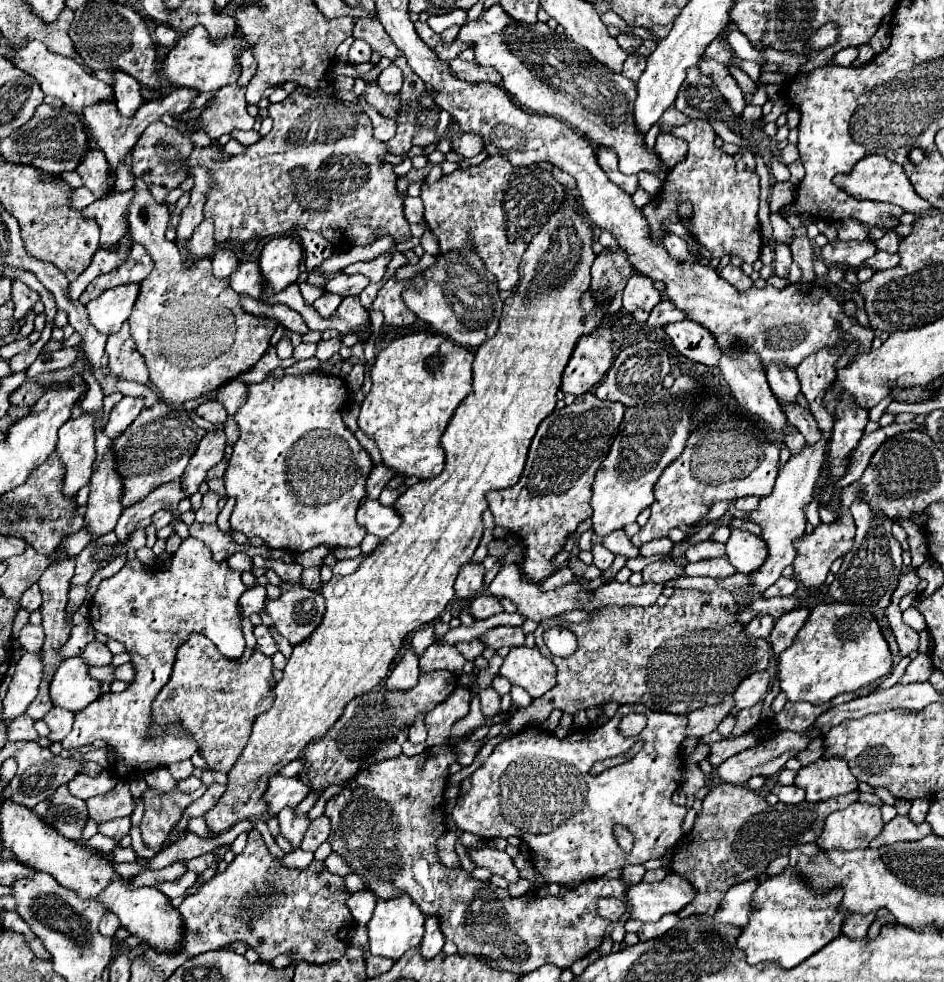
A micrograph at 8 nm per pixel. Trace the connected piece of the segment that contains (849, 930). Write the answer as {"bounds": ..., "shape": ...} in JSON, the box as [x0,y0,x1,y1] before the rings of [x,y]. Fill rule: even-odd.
{"bounds":[843,913,875,939],"shape":[[[867,913],[867,915],[849,915],[847,921],[843,923],[843,933],[853,937],[853,939],[859,939],[859,937],[865,937],[867,935],[867,929],[869,925],[875,921],[875,913]]]}

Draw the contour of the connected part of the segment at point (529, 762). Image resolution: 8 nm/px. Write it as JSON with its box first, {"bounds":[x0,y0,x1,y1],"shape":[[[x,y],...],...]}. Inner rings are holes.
{"bounds":[451,705,687,885],"shape":[[[621,705],[615,717],[611,717],[605,725],[587,725],[579,731],[575,729],[565,739],[559,739],[551,731],[539,729],[537,725],[527,725],[525,731],[519,731],[499,743],[491,757],[471,777],[463,781],[451,817],[459,831],[473,833],[481,839],[507,839],[511,835],[517,835],[519,839],[527,841],[535,855],[532,856],[534,871],[547,883],[567,885],[573,881],[585,881],[589,877],[603,877],[607,871],[617,867],[641,865],[649,859],[659,859],[683,837],[681,823],[687,815],[687,809],[681,805],[673,805],[671,795],[681,783],[683,761],[679,755],[679,747],[685,737],[685,725],[685,715],[649,711],[645,705]],[[629,713],[643,713],[647,717],[647,727],[643,729],[643,735],[621,735],[619,723]],[[637,739],[645,741],[641,753],[637,753],[623,765],[591,775],[591,767],[597,761],[627,753]],[[617,823],[627,827],[635,837],[633,849],[629,853],[625,853],[613,837],[613,825]]]}

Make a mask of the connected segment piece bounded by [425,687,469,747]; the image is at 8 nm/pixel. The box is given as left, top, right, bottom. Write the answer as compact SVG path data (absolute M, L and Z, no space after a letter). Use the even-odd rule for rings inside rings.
M457 687L447 701L437 705L431 713L425 715L425 727L428 735L425 747L434 747L448 743L451 725L469 713L469 689Z

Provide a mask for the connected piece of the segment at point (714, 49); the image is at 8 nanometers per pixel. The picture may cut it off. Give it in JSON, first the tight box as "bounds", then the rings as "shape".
{"bounds":[701,39,733,63],"shape":[[[715,39],[715,41],[703,51],[703,57],[701,57],[701,59],[715,59],[715,61],[719,61],[719,63],[731,63],[731,57],[733,57],[733,51],[731,51],[729,43]]]}

